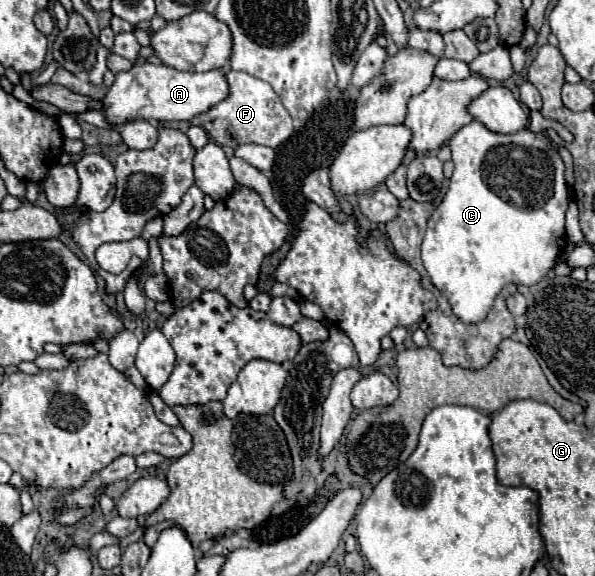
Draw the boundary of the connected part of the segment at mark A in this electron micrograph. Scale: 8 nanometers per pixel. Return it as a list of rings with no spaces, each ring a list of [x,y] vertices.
[[[133,64],[131,70],[119,72],[115,76],[113,86],[103,96],[105,120],[113,126],[127,124],[131,120],[157,120],[157,122],[173,122],[173,120],[193,120],[201,112],[209,110],[217,102],[225,100],[229,94],[229,84],[221,70],[209,72],[181,72],[169,68],[165,64]]]

